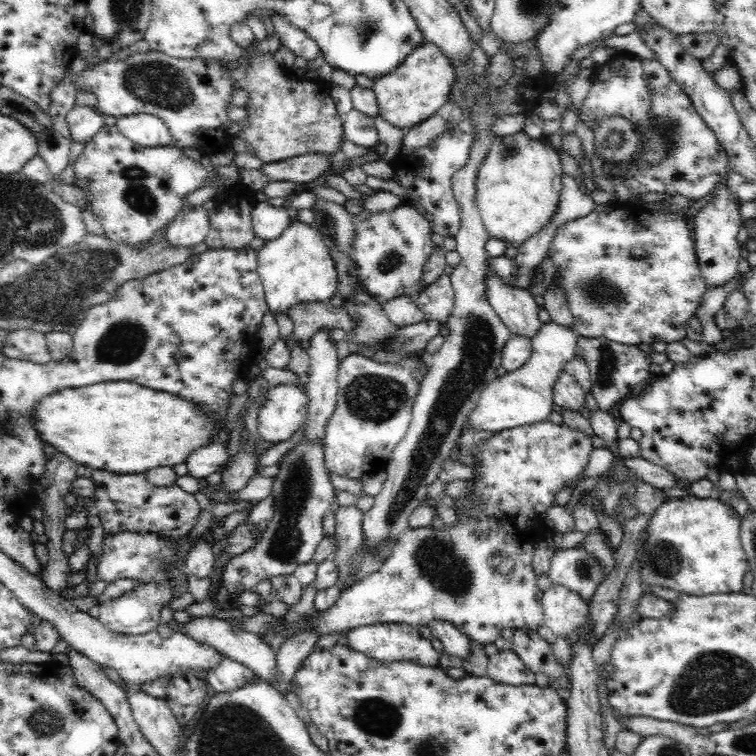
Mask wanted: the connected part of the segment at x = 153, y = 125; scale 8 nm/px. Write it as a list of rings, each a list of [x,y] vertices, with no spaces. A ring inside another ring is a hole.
[[[138,113],[123,116],[117,118],[116,125],[126,138],[138,146],[144,148],[173,146],[177,148],[176,141],[170,135],[166,123],[156,115]]]

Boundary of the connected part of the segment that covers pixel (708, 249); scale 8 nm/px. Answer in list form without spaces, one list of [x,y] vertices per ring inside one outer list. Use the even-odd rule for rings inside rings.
[[[724,184],[716,187],[717,196],[704,206],[700,211],[692,217],[692,228],[694,228],[694,253],[696,253],[697,263],[701,275],[706,279],[707,286],[725,285],[737,272],[745,265],[745,245],[739,244],[738,233],[742,226],[742,220],[738,215],[740,203],[738,199],[730,196],[730,192],[726,191]]]

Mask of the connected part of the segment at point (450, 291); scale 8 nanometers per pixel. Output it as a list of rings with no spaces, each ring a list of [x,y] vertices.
[[[442,274],[430,286],[415,298],[418,309],[423,313],[424,320],[436,320],[447,323],[455,308],[454,287],[451,278]]]

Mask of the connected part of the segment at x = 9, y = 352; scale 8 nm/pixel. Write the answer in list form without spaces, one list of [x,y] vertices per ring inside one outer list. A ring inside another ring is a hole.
[[[32,328],[14,329],[7,337],[3,354],[11,359],[44,364],[51,359],[43,332]]]

